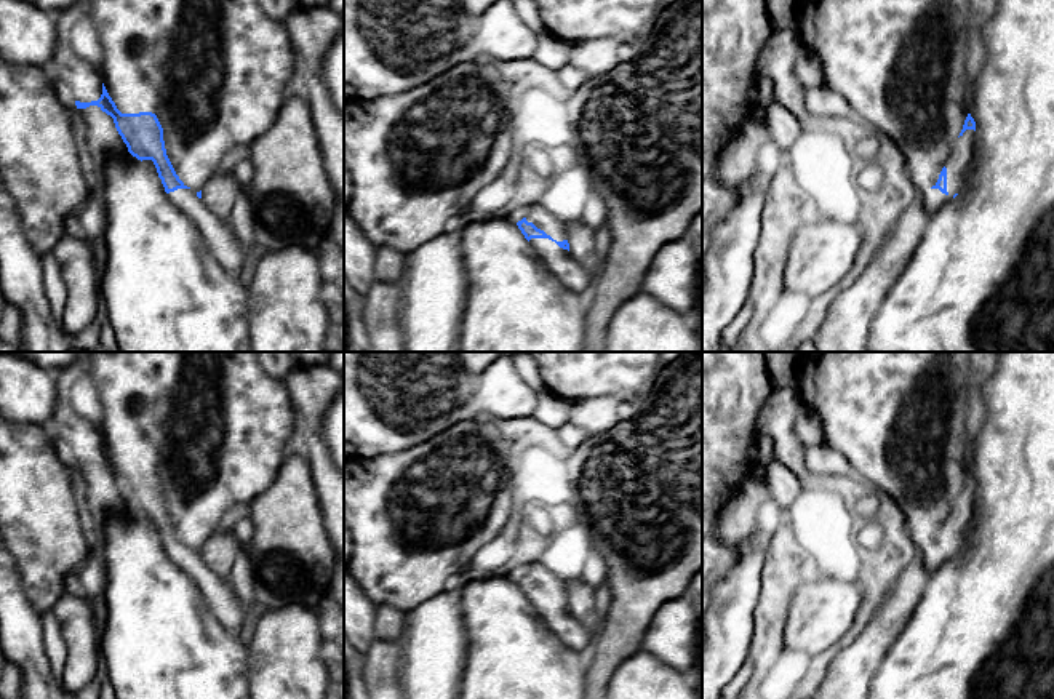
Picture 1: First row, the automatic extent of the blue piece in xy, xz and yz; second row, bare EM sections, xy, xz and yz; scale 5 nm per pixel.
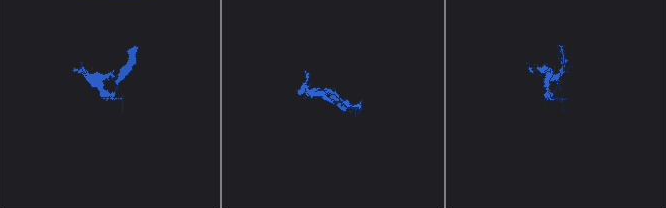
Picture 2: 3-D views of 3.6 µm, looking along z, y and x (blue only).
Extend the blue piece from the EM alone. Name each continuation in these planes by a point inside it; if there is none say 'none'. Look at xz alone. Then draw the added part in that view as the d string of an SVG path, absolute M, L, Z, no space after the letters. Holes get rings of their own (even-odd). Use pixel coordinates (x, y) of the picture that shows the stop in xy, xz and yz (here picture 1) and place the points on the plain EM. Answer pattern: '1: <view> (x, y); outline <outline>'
1: xz (539, 575); outline M539 561L528 563L528 581L533 581L537 587L544 589L557 600L563 600L568 597L565 579L557 577Z
2: xz (558, 619); outline M531 597L537 616L542 622L571 649L587 656L592 649L592 637L587 629L571 614L568 608L560 606L549 597Z

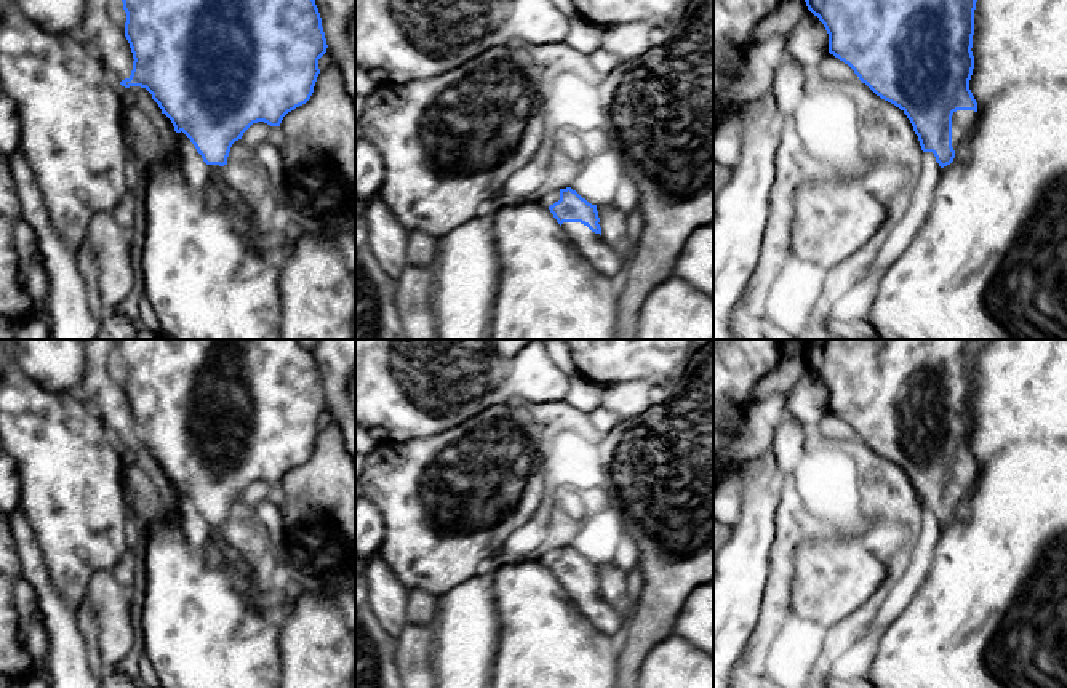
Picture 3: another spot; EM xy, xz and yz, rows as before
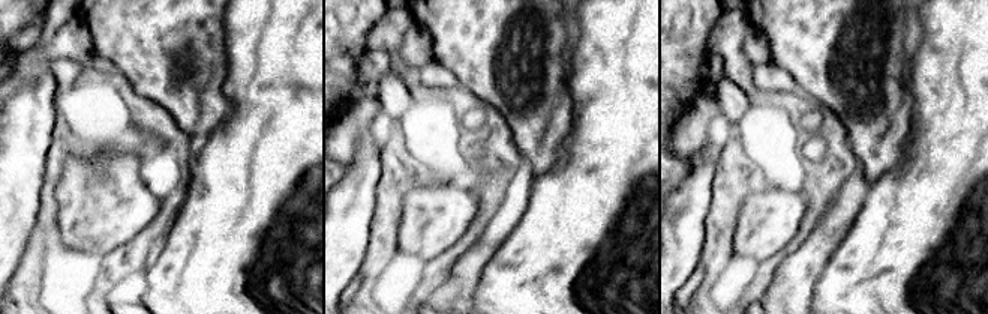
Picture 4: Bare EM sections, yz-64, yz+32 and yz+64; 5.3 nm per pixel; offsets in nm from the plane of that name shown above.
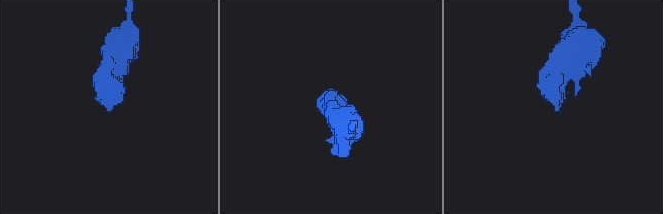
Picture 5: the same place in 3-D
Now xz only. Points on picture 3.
1: xz (591, 604); outline M563 581L569 600L574 606L603 634L619 640L624 634L624 621L619 613L603 598L600 592L592 590L581 581Z

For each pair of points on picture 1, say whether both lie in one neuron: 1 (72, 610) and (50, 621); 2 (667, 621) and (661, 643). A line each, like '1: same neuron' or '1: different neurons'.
1: different neurons
2: same neuron

